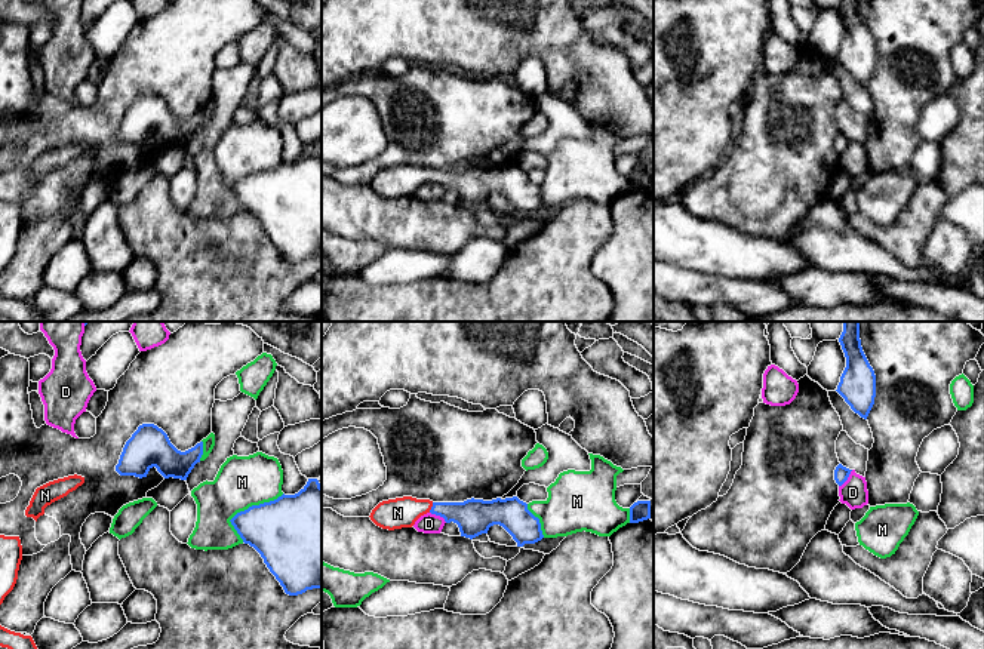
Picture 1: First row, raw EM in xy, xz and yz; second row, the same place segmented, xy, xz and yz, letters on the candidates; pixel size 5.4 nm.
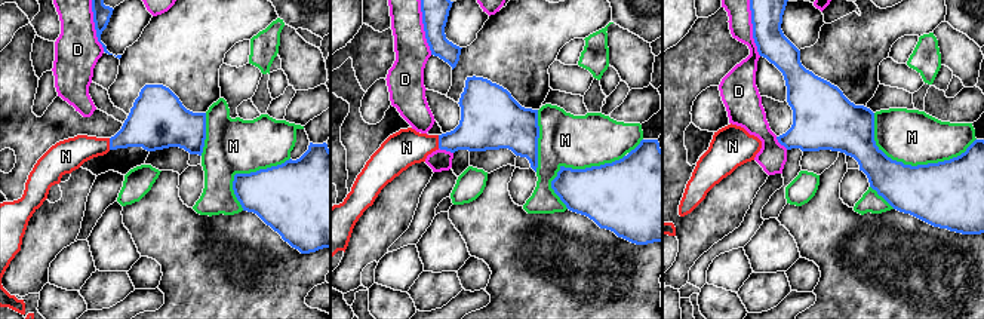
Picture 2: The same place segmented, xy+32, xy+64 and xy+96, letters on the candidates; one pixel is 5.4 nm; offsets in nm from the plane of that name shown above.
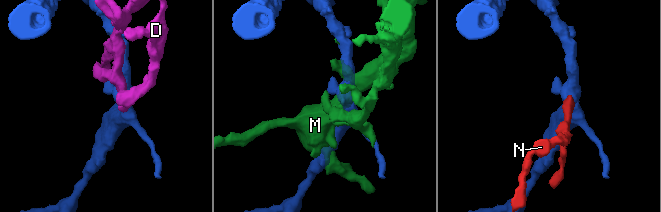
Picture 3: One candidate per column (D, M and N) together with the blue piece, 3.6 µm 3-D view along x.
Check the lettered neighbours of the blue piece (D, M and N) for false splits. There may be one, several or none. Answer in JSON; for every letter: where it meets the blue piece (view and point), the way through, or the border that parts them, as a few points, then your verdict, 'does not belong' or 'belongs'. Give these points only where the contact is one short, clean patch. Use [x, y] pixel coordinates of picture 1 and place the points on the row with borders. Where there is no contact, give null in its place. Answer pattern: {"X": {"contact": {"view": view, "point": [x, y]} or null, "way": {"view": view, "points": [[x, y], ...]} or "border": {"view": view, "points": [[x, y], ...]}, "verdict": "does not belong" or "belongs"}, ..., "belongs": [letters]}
{"D": {"contact": {"view": "xz", "point": [439, 514]}, "verdict": "does not belong"}, "M": {"contact": {"view": "xy", "point": [248, 508]}, "verdict": "does not belong"}, "N": {"contact": {"view": "xz", "point": [431, 507]}, "way": {"view": "xz", "points": [[473, 517], [431, 507], [417, 507], [397, 513]]}, "verdict": "belongs"}, "belongs": ["N"]}

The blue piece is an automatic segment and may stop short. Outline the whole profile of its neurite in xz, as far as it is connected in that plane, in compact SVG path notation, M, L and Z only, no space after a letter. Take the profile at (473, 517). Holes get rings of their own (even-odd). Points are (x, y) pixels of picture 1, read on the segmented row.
M403 496L379 502L369 517L376 526L394 530L412 527L427 513L443 517L446 523L456 523L461 536L470 539L488 533L493 525L502 526L517 547L535 544L544 538L539 519L517 496L492 501L471 498L464 502L433 502Z

